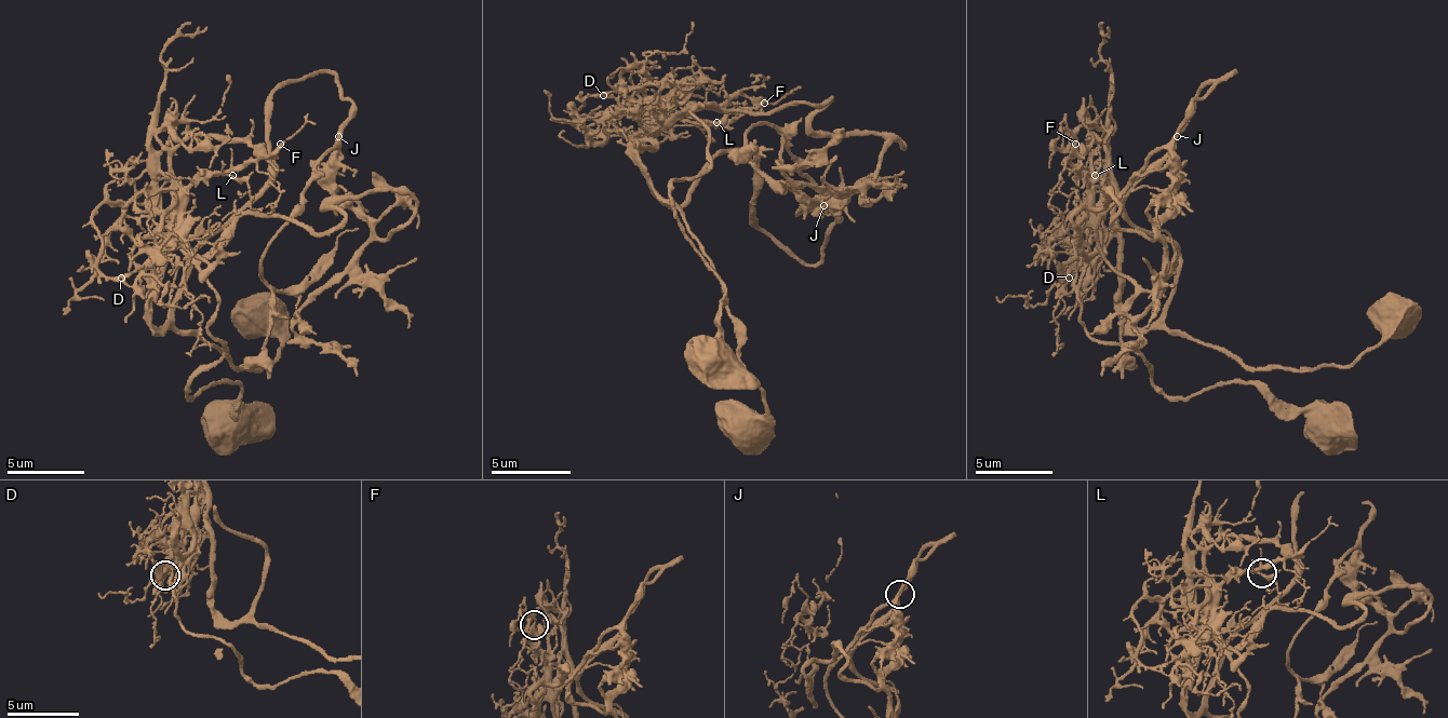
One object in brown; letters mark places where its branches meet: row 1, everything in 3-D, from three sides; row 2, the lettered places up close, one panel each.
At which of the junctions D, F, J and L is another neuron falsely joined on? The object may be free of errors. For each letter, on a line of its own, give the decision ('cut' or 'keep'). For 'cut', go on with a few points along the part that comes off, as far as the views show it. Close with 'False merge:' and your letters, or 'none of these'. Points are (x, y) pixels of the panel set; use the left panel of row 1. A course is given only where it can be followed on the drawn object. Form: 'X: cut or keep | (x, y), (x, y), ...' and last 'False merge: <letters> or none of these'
D: cut | (120, 276), (135, 199), (171, 315), (268, 179), (268, 100), (322, 73), (349, 120), (264, 276), (358, 229)
F: keep
J: keep
L: keep
False merge: D

